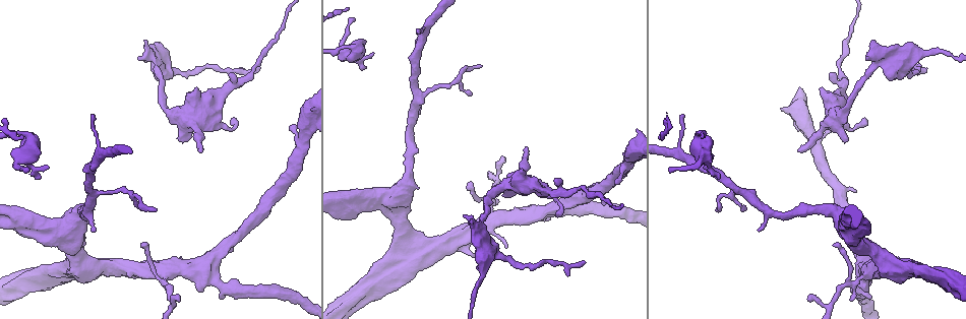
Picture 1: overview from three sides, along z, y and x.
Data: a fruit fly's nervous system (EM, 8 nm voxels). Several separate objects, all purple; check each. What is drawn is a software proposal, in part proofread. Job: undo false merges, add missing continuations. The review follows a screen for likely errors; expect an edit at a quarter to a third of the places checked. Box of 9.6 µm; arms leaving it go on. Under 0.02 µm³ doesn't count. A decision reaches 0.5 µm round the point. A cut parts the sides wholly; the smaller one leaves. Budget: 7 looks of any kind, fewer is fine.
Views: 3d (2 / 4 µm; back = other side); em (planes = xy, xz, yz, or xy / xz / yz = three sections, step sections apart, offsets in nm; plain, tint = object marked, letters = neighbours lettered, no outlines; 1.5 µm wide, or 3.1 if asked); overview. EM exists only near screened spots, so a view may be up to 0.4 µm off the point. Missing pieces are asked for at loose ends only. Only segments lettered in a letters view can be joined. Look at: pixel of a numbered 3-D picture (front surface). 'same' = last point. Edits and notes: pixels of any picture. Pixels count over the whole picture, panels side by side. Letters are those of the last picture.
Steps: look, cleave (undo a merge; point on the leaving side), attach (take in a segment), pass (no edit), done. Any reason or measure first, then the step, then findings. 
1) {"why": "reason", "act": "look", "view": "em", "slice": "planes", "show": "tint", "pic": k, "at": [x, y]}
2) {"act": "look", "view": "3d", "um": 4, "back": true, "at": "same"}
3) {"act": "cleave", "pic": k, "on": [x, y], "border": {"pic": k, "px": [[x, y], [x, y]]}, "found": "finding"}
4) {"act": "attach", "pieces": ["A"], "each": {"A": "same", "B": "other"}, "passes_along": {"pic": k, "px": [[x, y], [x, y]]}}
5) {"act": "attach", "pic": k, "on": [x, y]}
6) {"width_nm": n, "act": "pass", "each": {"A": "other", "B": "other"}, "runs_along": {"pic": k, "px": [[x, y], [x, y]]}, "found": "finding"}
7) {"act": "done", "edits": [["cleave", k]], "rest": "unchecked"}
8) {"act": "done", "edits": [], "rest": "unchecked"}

{"why": "thin end", "act": "look", "view": "em", "slice": "planes", "show": "letters", "pic": 1, "at": [352, 18]}

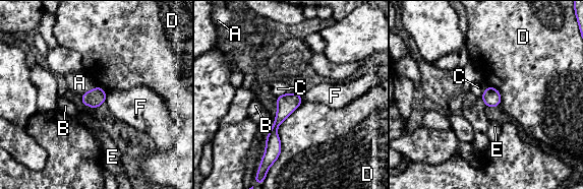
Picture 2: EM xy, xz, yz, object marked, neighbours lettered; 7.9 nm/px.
{"width_nm": 140, "act": "pass", "each": {"A": "other", "B": "other", "C": "other", "D": "other", "E": "other", "F": "other"}, "runs_along": {"pic": 2, "px": [[296, 96], [274, 128], [270, 154]]}, "found": "none of them fits"}

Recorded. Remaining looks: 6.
{"why": "thin end", "act": "look", "view": "em", "slice": "planes", "show": "letters", "pic": 1, "at": [506, 246]}

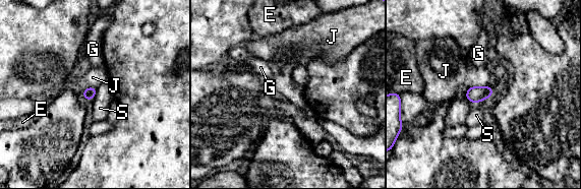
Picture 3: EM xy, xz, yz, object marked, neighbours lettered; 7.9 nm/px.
{"width_nm": 90, "act": "pass", "each": {"E": "other", "G": "other", "J": "other", "S": "other"}, "border": {"pic": 3, "px": [[491, 96], [475, 104]]}, "found": "no lettered segment goes on from it"}

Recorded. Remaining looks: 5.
{"why": "tapers out", "act": "look", "view": "em", "slice": "planes", "show": "letters", "pic": 1, "at": [496, 201]}

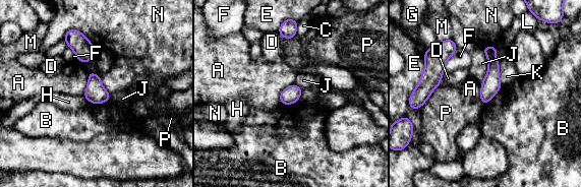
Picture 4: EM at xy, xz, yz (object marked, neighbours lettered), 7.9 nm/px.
{"longest_contact_nm": ["N", 300], "act": "pass", "each": {"A": "other", "B": "other", "C": "other", "D": "other", "E": "other", "F": "other", "G": "other", "H": "other", "J": "other", "K": "other", "L": "other", "M": "other", "N": "other", "P": "other"}, "border": {"pic": 4, "px": [[63, 36], [78, 29], [97, 49]]}, "found": "no lettered segment goes on from it"}

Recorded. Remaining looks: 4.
{"act": "done", "edits": [], "rest": "unchecked"}

